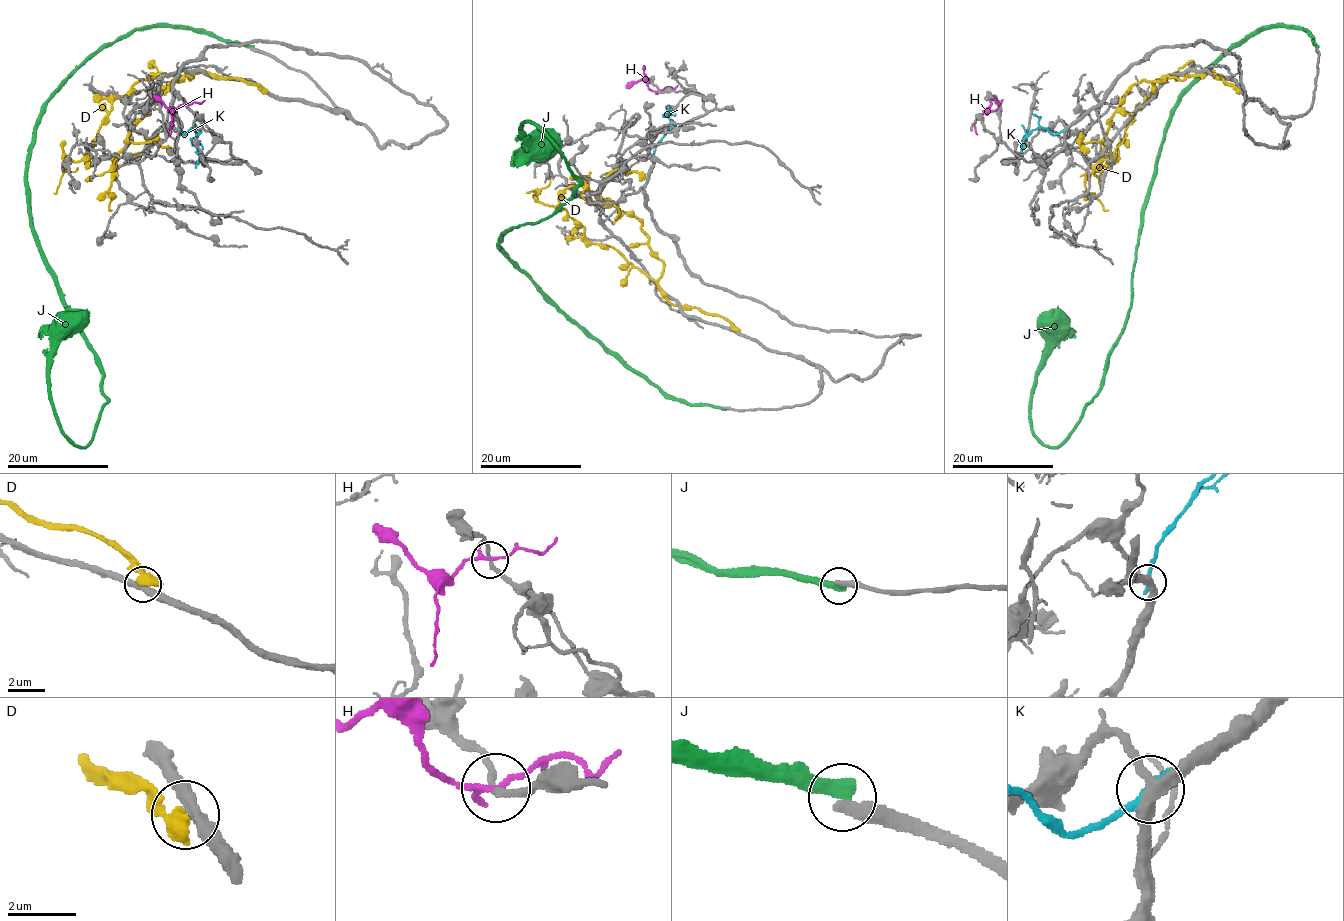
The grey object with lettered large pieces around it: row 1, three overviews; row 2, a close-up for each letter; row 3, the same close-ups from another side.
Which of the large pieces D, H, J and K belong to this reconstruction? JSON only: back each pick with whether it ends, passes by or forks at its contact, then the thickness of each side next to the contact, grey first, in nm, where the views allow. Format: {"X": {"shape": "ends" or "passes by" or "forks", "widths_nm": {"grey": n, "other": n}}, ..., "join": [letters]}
{"join": []}

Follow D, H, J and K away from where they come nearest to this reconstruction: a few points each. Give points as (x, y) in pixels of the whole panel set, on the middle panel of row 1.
D: (734, 330), (668, 299), (647, 234), (584, 177), (584, 200)
H: (659, 92), (649, 88), (644, 66), (642, 69)
J: (724, 409), (668, 398), (498, 247), (580, 182), (551, 137), (521, 126), (560, 143)
K: (652, 157), (656, 144), (673, 123), (668, 116), (672, 109), (668, 107)

